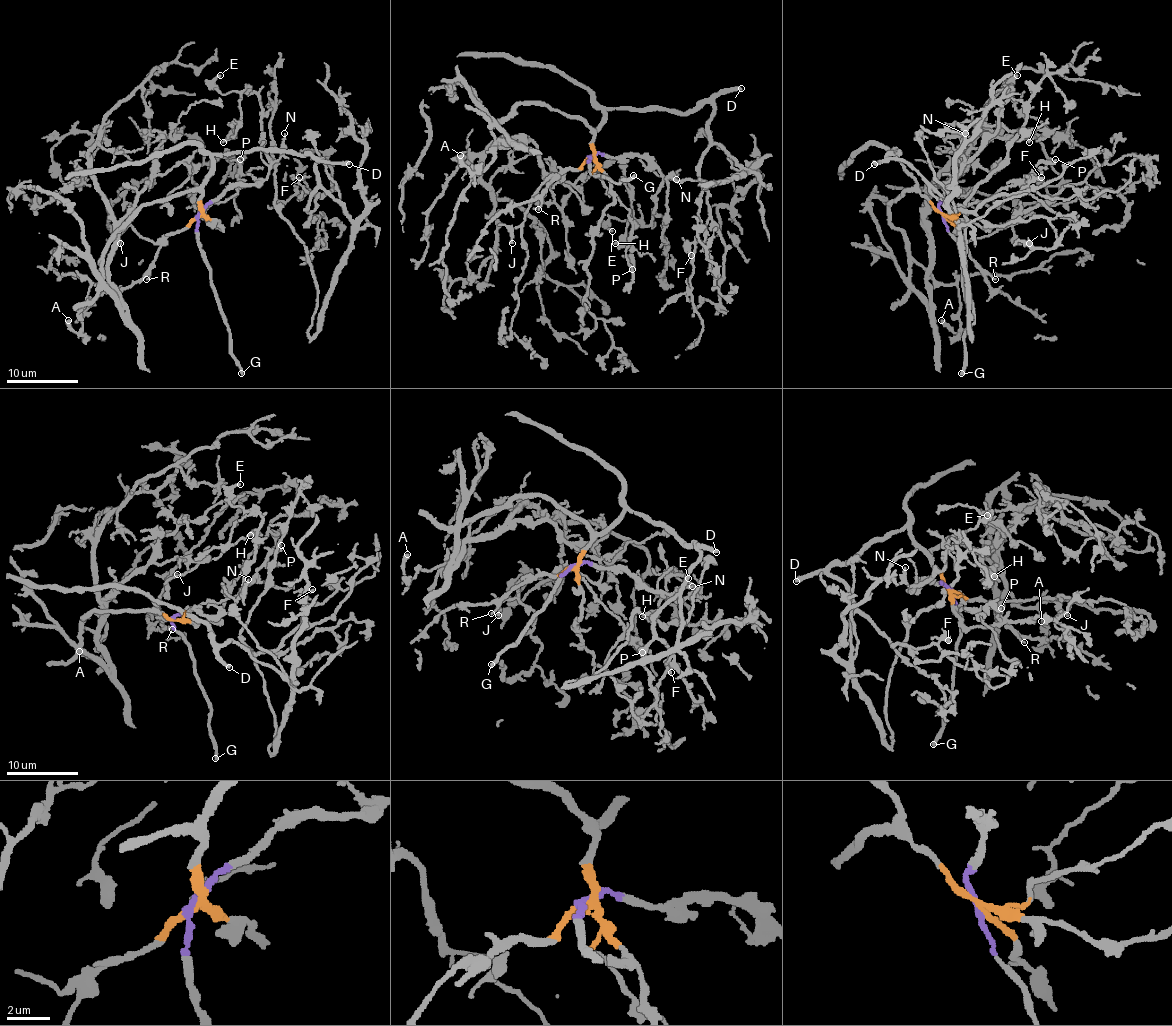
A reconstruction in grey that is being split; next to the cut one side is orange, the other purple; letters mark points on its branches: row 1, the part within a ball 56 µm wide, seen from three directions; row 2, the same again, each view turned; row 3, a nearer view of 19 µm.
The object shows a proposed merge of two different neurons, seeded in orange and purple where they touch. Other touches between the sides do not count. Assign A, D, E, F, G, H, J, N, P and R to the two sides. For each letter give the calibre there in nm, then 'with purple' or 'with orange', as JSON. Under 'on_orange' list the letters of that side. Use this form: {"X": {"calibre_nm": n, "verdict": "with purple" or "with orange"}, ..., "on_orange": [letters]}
{"A": {"calibre_nm": 400, "verdict": "with orange"}, "D": {"calibre_nm": 360, "verdict": "with orange"}, "E": {"calibre_nm": 200, "verdict": "with purple"}, "F": {"calibre_nm": 240, "verdict": "with orange"}, "G": {"calibre_nm": 300, "verdict": "with purple"}, "H": {"calibre_nm": 280, "verdict": "with purple"}, "J": {"calibre_nm": 190, "verdict": "with orange"}, "N": {"calibre_nm": 180, "verdict": "with purple"}, "P": {"calibre_nm": 220, "verdict": "with orange"}, "R": {"calibre_nm": 140, "verdict": "with orange"}, "on_orange": ["A", "D", "F", "J", "P", "R"]}

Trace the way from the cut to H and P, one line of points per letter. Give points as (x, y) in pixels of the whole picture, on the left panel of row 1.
H: (199, 214), (229, 187), (267, 177), (262, 101), (254, 92), (242, 94), (238, 125), (222, 143)
P: (199, 214), (204, 214), (201, 213), (206, 205), (228, 200), (237, 191), (240, 186), (237, 177), (240, 159)

